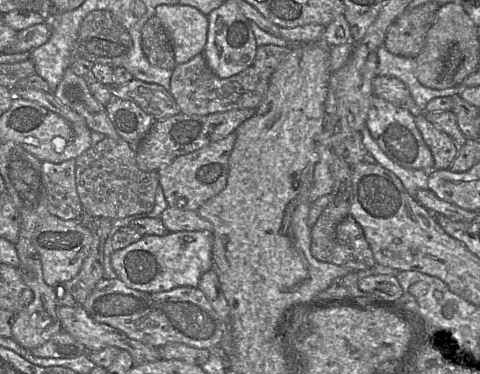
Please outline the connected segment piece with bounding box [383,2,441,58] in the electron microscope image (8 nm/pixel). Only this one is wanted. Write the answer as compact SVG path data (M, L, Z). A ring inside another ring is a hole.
M427 2L413 9L406 8L389 27L383 46L392 54L416 58L440 7L435 2Z

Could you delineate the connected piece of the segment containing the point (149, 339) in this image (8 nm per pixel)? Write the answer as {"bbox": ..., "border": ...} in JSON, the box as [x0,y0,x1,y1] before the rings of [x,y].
{"bbox":[82,277,223,349],"border":[[[118,277],[101,279],[86,298],[82,307],[95,321],[124,332],[129,338],[160,347],[167,343],[182,343],[199,349],[215,349],[223,336],[223,322],[199,287],[181,286],[169,291],[146,293],[128,287]]]}

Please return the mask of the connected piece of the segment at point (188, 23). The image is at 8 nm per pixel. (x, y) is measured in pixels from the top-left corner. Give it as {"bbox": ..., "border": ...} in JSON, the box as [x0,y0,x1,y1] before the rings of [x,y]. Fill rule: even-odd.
{"bbox":[155,5,208,64],"border":[[[159,5],[155,16],[169,35],[175,61],[183,64],[203,53],[208,32],[208,17],[188,5]]]}

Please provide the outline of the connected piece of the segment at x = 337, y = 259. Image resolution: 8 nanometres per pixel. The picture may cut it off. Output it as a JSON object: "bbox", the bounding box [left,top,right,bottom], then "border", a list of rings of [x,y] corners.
{"bbox":[331,215,376,271],"border":[[[351,215],[337,226],[331,263],[354,271],[371,269],[376,264],[361,226]]]}

